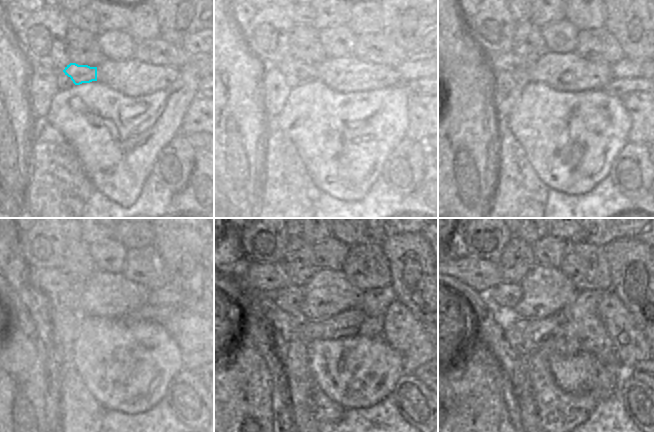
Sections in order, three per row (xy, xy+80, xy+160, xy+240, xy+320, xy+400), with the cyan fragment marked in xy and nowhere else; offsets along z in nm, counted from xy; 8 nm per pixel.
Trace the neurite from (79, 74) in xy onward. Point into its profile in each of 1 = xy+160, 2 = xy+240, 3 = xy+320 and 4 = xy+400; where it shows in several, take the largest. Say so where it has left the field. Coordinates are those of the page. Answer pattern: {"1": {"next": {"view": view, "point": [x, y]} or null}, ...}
{"1": {"next": {"view": "xy+160", "point": [509, 61]}}, "2": {"next": {"view": "xy+240", "point": [50, 282]}}, "3": {"next": {"view": "xy+320", "point": [263, 278]}}, "4": {"next": {"view": "xy+400", "point": [482, 275]}}}

